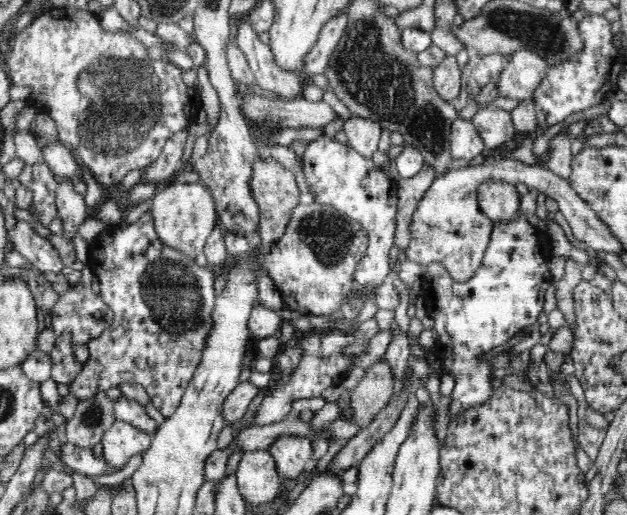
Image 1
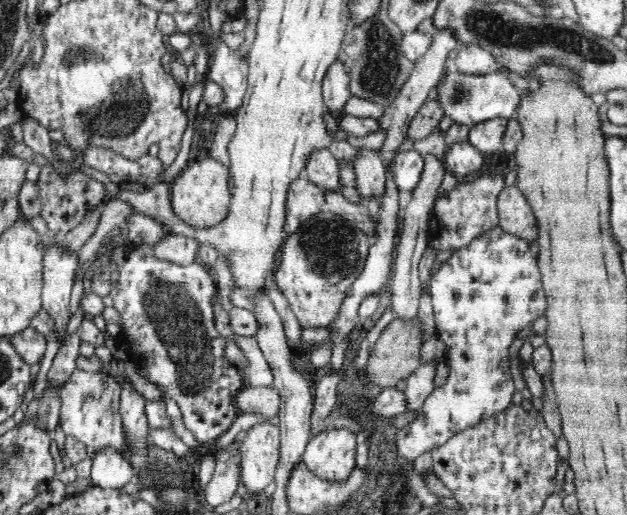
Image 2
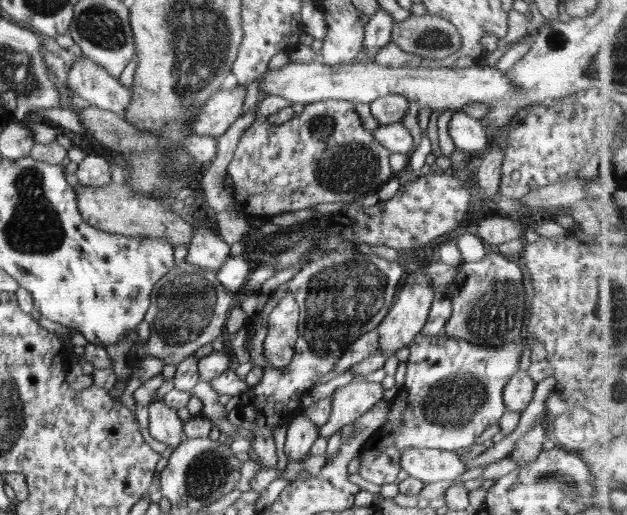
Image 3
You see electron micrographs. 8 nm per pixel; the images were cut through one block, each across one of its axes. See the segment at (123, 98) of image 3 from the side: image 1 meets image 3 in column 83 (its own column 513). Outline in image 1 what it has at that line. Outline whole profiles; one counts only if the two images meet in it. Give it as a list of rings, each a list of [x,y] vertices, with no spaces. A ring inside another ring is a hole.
[[[526,49],[514,51],[498,76],[498,96],[527,100],[533,96],[547,69],[548,63],[540,54]]]

